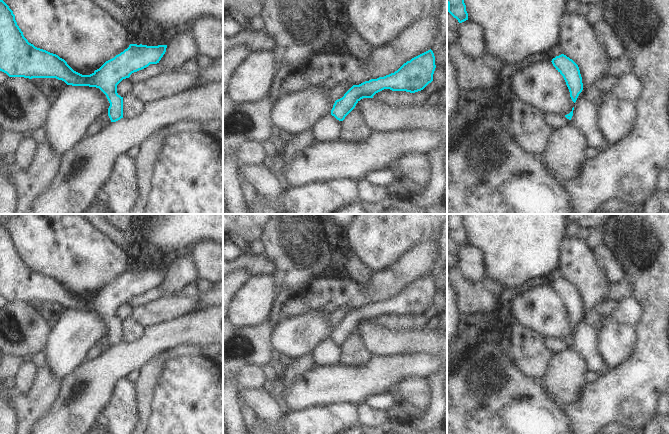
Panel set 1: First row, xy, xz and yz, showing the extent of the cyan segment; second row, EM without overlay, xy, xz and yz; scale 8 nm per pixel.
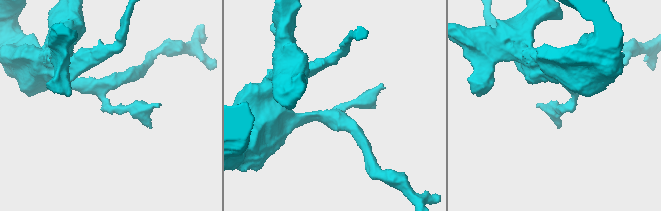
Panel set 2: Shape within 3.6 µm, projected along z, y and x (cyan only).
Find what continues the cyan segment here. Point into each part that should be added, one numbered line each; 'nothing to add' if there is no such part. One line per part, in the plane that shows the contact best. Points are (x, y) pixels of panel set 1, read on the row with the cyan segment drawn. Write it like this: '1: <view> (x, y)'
nothing to add.

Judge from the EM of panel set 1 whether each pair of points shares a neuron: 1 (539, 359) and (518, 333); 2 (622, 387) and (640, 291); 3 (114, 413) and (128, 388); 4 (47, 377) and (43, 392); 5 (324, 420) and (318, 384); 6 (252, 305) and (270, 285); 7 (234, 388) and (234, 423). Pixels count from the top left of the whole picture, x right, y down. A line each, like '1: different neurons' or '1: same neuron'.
1: same neuron
2: same neuron
3: same neuron
4: same neuron
5: different neurons
6: same neuron
7: same neuron

